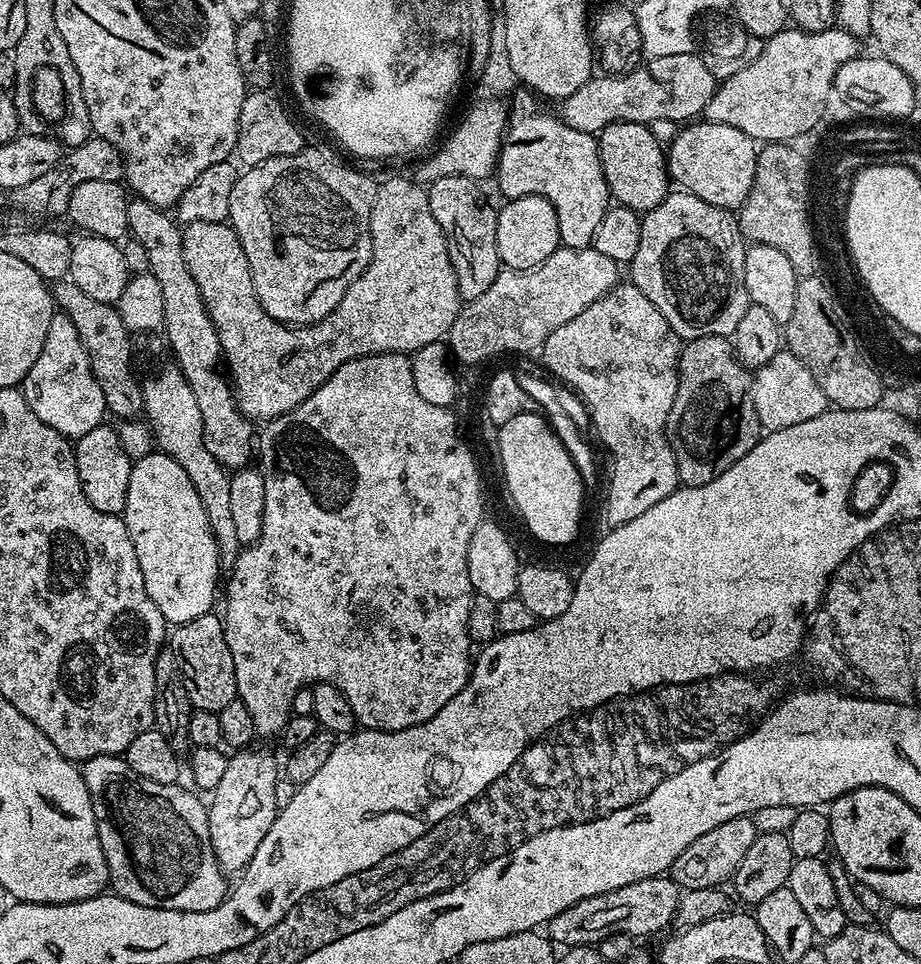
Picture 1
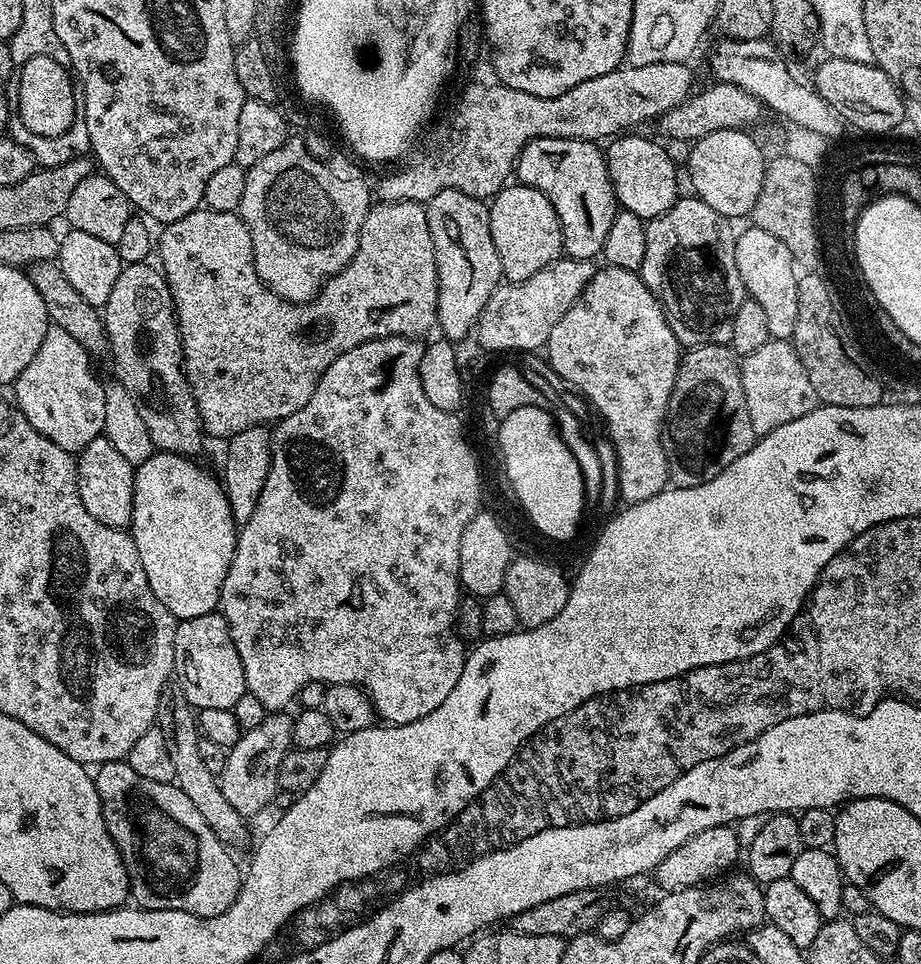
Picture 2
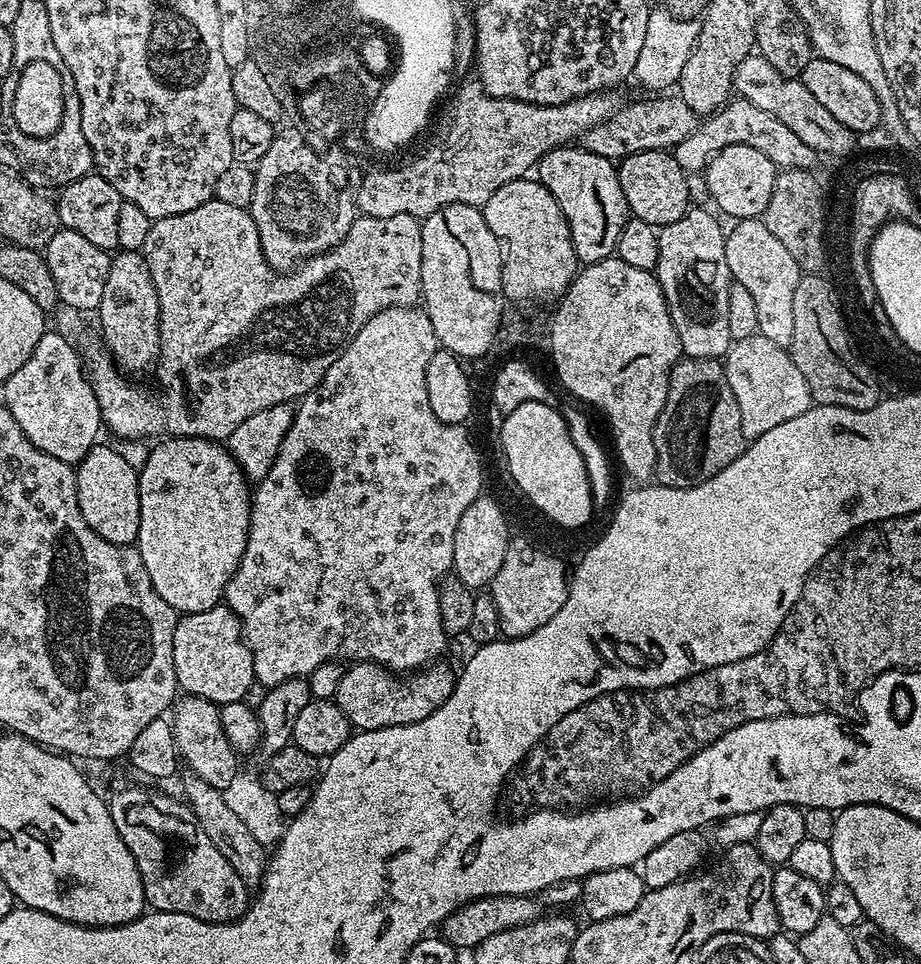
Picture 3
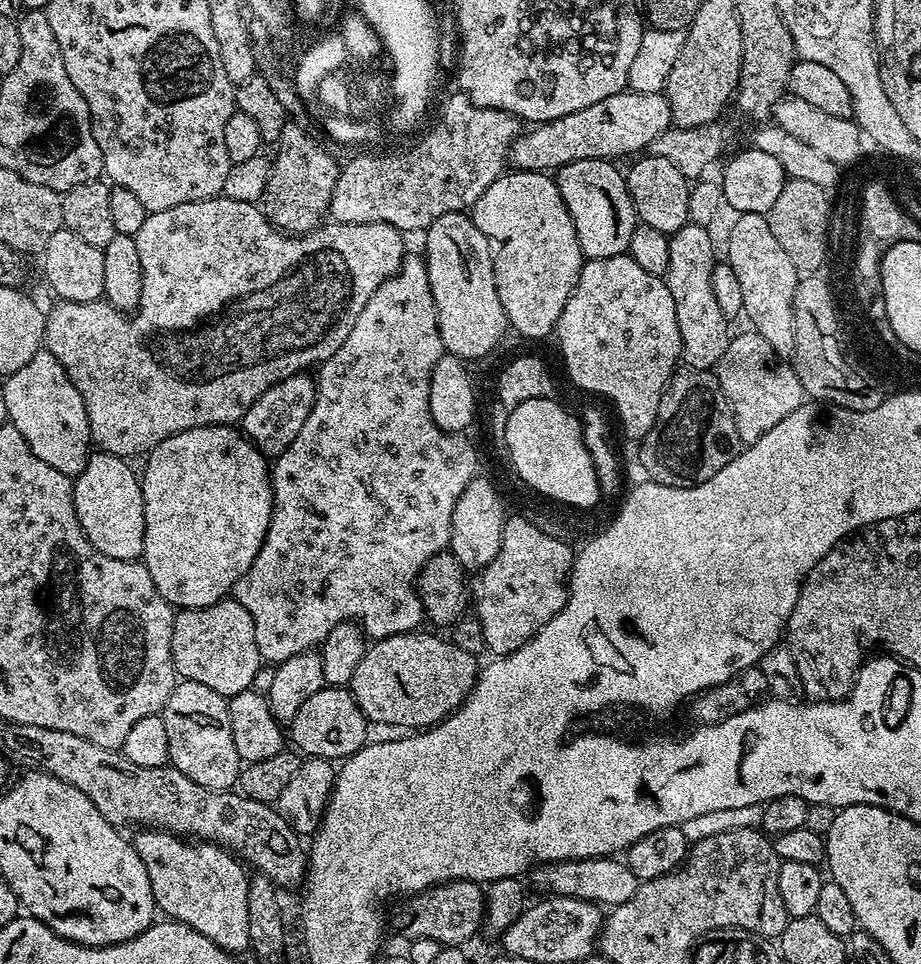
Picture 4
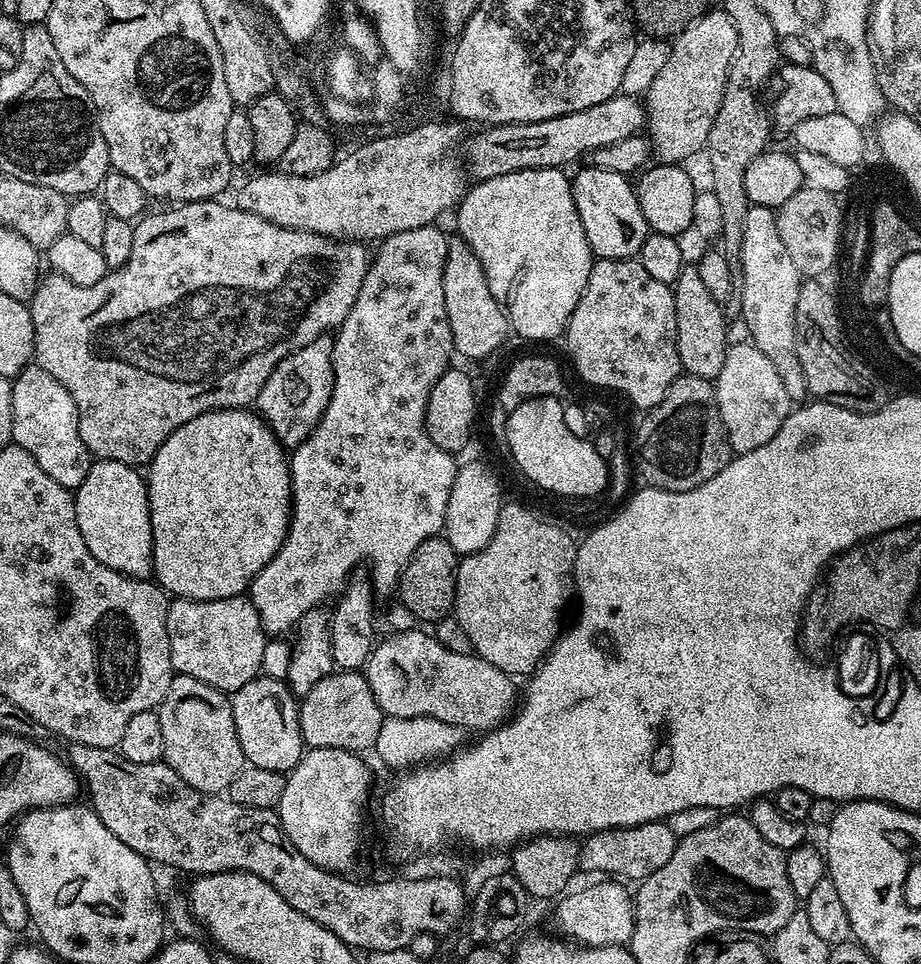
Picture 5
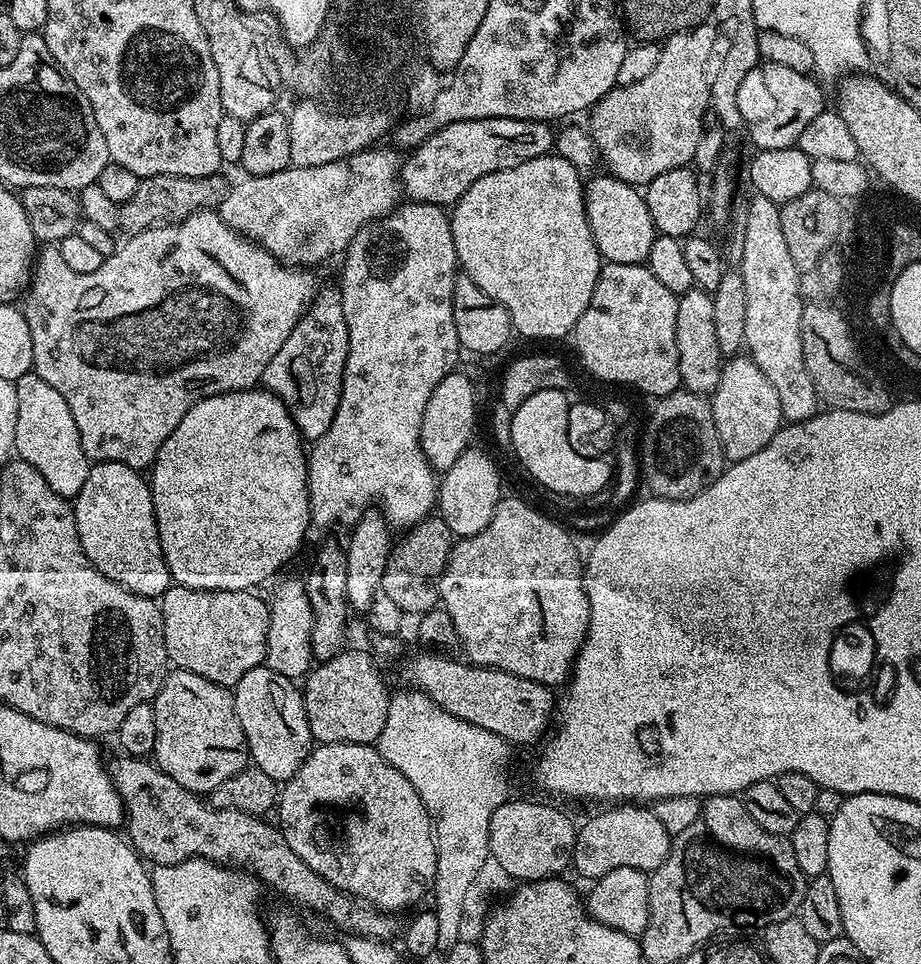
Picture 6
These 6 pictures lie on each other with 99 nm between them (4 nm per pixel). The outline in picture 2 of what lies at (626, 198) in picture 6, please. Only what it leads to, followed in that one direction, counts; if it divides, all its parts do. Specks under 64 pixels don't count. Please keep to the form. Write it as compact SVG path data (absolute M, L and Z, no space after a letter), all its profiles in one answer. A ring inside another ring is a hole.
M538 138L520 151L514 176L517 181L538 189L554 206L562 226L564 252L569 260L595 261L604 251L610 222L618 211L610 182L608 162L599 143L570 138Z

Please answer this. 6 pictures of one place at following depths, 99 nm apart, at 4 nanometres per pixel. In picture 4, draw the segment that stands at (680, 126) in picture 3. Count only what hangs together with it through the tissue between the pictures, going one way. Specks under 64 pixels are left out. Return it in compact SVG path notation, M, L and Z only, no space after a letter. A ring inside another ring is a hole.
M625 90L594 102L594 106L586 106L586 110L566 114L566 118L529 127L512 143L510 164L516 170L548 174L570 162L615 161L616 156L632 158L647 150L650 142L670 127L673 127L672 111L664 92L642 94Z

